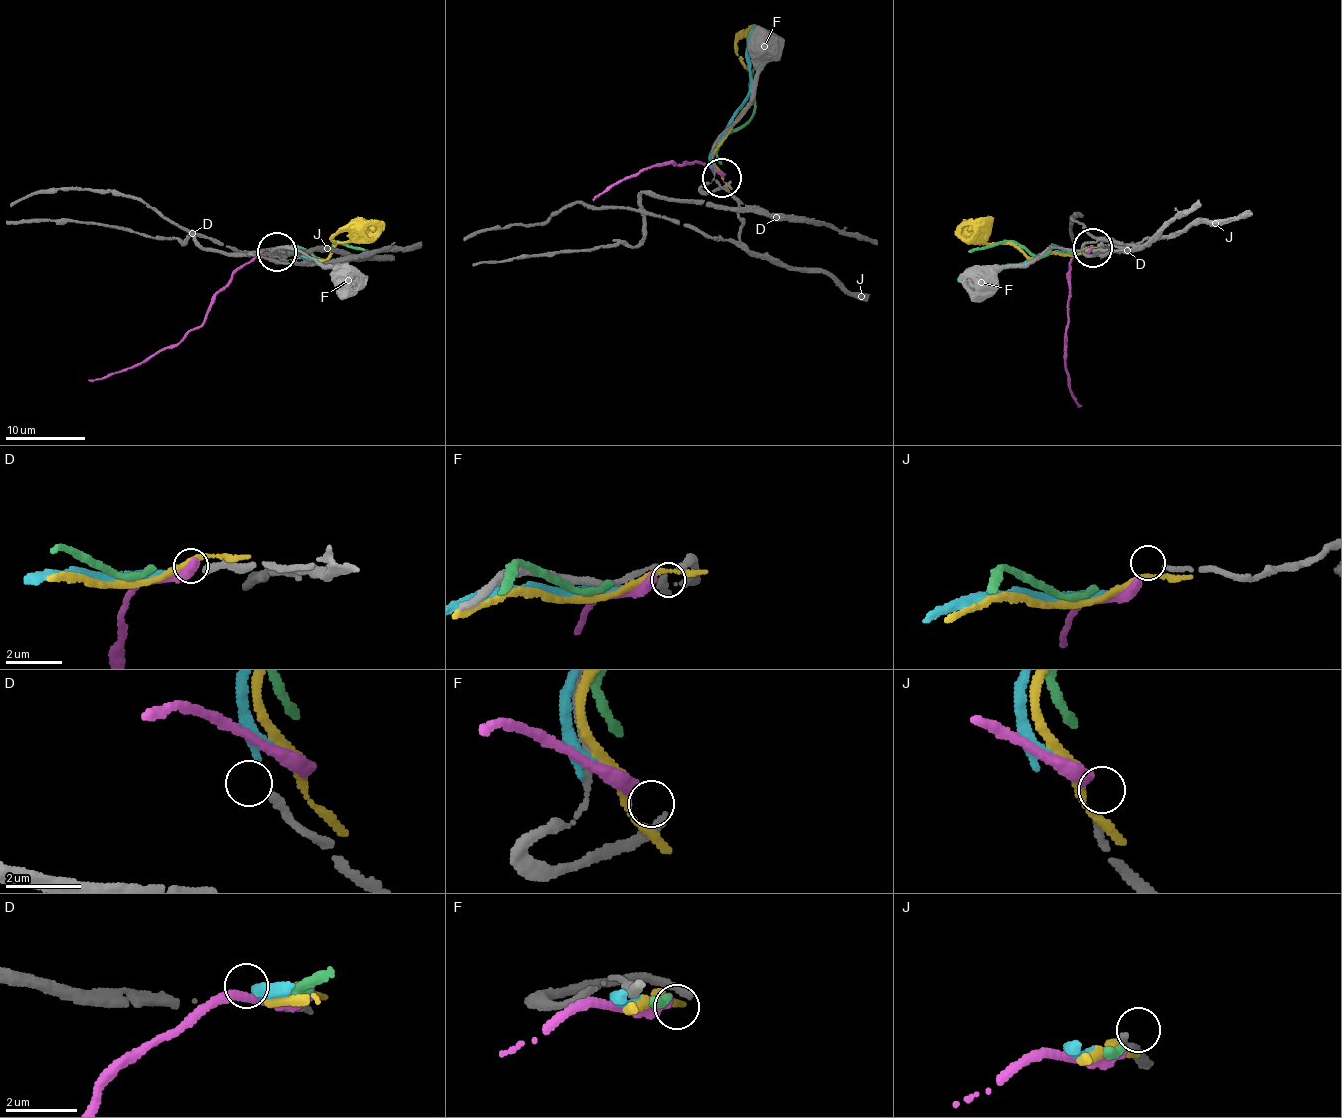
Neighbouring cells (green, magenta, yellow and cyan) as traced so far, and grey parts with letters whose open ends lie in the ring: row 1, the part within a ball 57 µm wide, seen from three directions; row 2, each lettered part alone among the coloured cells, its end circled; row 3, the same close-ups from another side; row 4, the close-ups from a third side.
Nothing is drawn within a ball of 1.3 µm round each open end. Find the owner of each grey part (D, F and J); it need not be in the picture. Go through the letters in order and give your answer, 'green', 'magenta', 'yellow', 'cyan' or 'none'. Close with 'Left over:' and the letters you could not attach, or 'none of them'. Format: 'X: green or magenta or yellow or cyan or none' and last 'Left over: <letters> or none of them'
D: none
F: magenta
J: none
Left over: D, J

